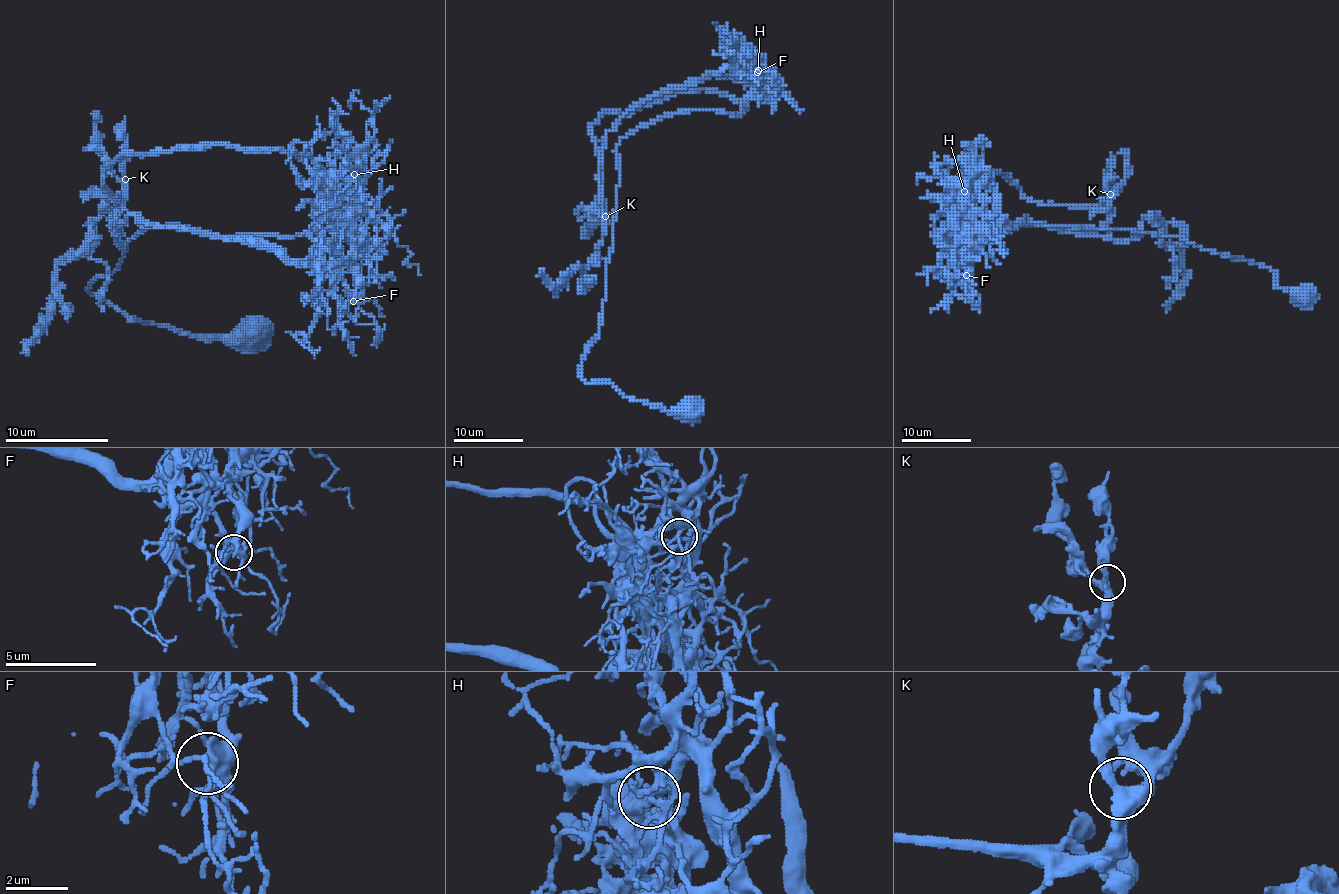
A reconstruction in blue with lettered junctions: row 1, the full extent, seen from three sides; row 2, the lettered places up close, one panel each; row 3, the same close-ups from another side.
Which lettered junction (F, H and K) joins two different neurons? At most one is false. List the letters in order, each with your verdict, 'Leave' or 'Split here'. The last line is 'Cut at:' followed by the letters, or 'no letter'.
F: Leave
H: Split here
K: Leave
Cut at: H

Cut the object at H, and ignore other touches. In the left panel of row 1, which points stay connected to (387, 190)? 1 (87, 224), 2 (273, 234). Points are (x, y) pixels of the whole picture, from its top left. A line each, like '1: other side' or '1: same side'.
1: same side
2: other side

